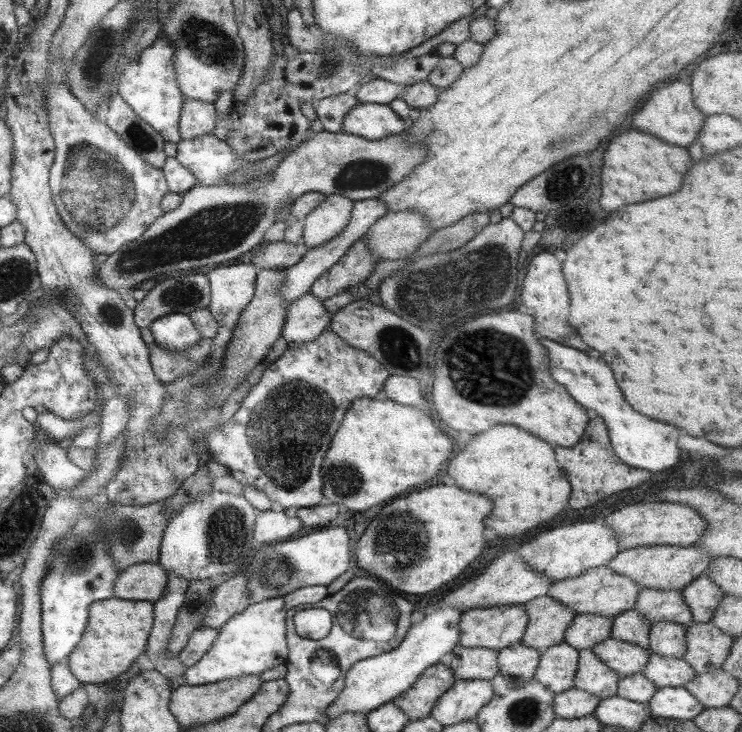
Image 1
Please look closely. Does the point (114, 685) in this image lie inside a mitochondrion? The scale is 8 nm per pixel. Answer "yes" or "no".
no

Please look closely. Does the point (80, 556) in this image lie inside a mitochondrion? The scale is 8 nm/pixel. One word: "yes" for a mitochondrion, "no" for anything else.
yes

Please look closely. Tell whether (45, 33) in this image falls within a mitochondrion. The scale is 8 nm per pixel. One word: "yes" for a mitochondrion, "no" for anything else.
no

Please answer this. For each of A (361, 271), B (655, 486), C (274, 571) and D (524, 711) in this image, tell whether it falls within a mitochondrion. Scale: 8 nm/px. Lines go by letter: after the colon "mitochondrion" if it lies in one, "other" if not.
A: other
B: other
C: mitochondrion
D: mitochondrion

